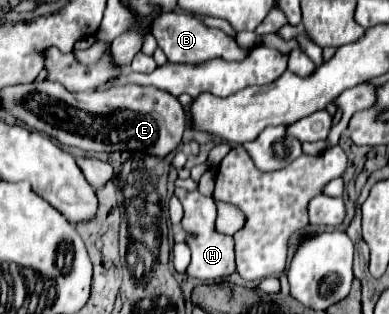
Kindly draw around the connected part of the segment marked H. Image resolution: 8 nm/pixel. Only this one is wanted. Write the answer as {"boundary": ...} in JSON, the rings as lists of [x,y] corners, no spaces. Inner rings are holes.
{"boundary":[[[175,189],[175,195],[179,197],[183,205],[183,229],[195,237],[187,237],[187,243],[191,247],[191,263],[187,267],[187,275],[195,279],[217,279],[217,277],[227,277],[235,271],[235,255],[233,255],[233,237],[219,235],[215,231],[215,217],[217,217],[217,207],[213,197],[205,197],[199,191],[185,191],[185,189]]]}

